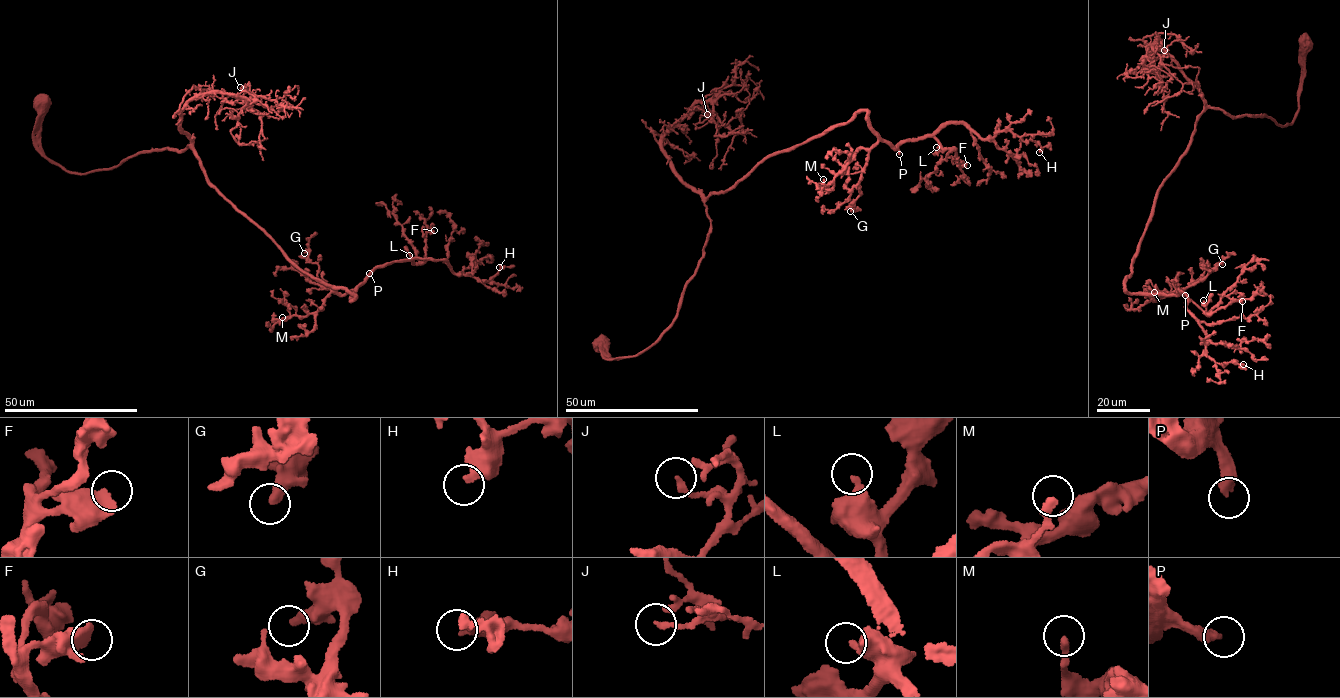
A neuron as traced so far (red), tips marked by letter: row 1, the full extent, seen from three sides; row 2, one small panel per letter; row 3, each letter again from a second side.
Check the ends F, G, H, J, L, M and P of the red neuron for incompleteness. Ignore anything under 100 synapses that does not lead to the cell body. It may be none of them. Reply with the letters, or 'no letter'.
P

